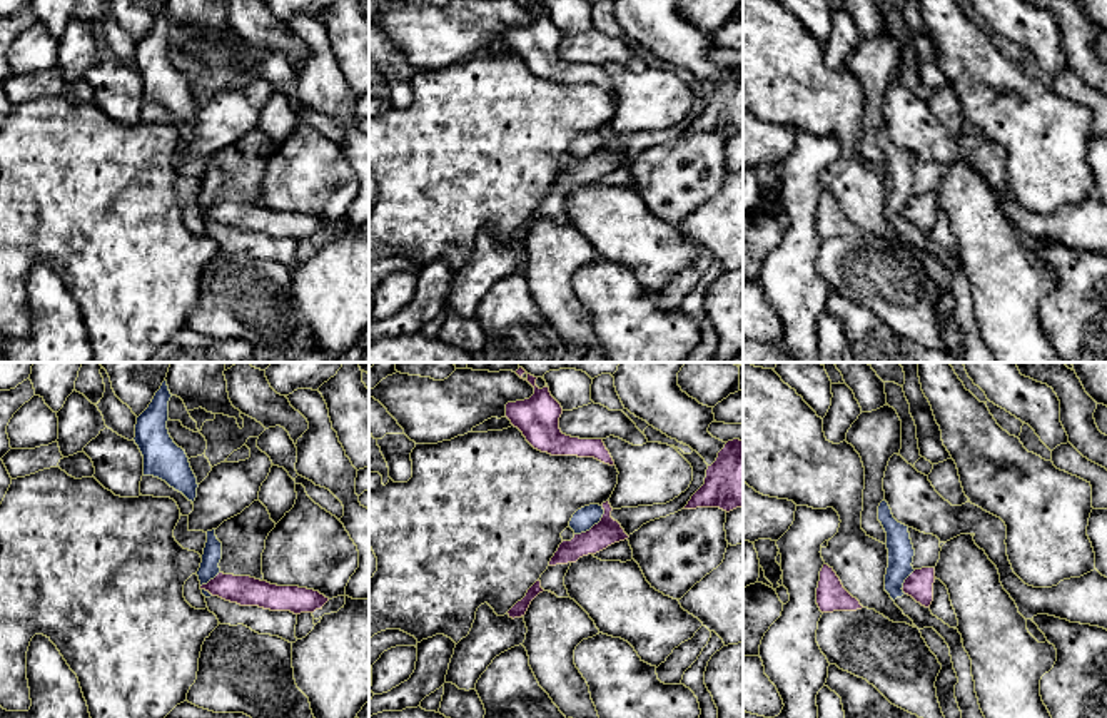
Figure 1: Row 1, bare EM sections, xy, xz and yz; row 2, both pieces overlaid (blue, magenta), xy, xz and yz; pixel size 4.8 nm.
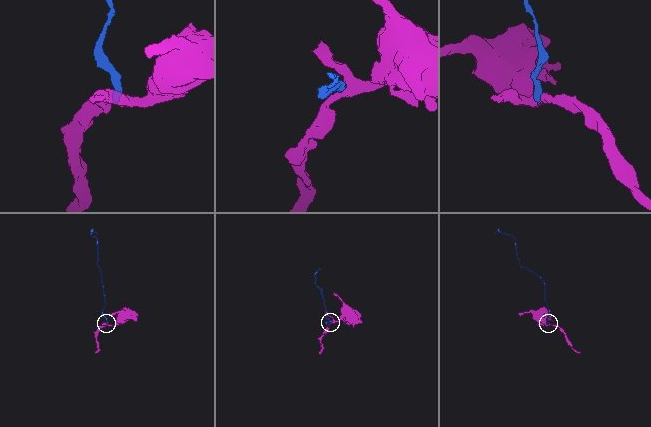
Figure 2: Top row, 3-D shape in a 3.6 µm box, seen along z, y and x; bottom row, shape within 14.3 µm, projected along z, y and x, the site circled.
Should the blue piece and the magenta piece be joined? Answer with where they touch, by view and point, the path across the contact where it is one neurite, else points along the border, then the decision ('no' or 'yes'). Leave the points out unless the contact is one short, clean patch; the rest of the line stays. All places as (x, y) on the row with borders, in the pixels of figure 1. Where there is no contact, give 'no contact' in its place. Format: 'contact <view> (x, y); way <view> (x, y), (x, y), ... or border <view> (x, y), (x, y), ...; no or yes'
contact xz (595, 523); border xz (601, 505), (603, 516), (588, 530), (575, 535); no

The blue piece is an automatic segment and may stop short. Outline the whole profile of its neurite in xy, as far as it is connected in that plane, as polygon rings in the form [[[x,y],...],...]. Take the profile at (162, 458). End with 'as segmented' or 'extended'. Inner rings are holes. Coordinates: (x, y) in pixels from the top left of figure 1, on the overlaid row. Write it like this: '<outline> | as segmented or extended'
[[[164,381],[149,407],[137,417],[134,441],[144,456],[144,476],[165,481],[194,503],[197,478],[185,451],[174,442],[167,429],[170,397],[167,381]]] | as segmented

